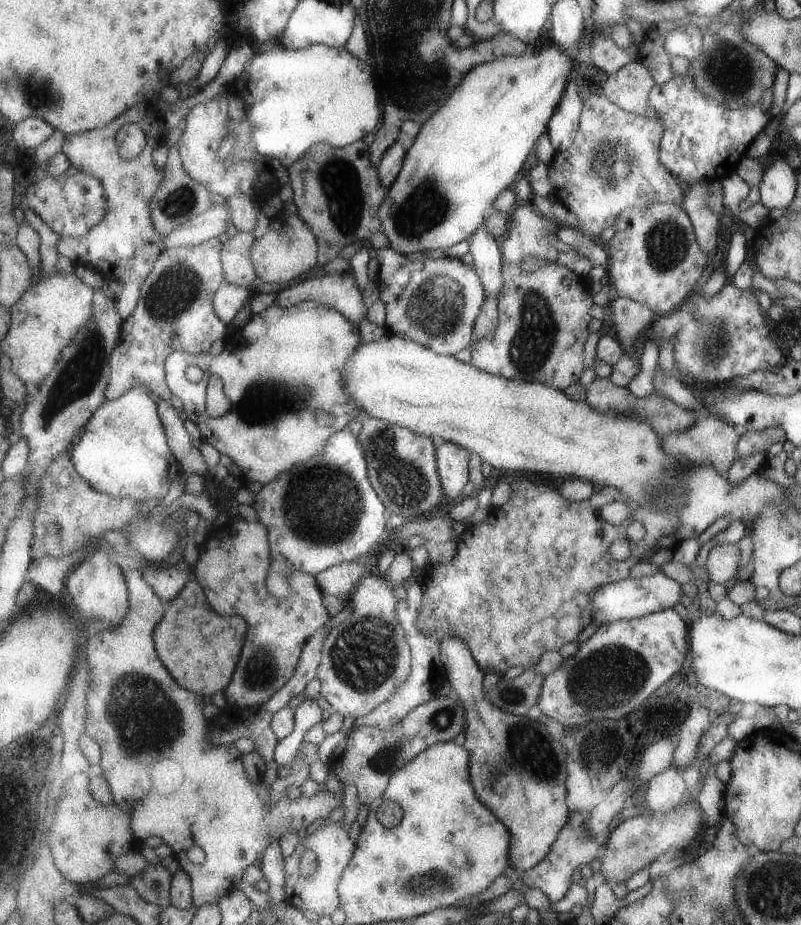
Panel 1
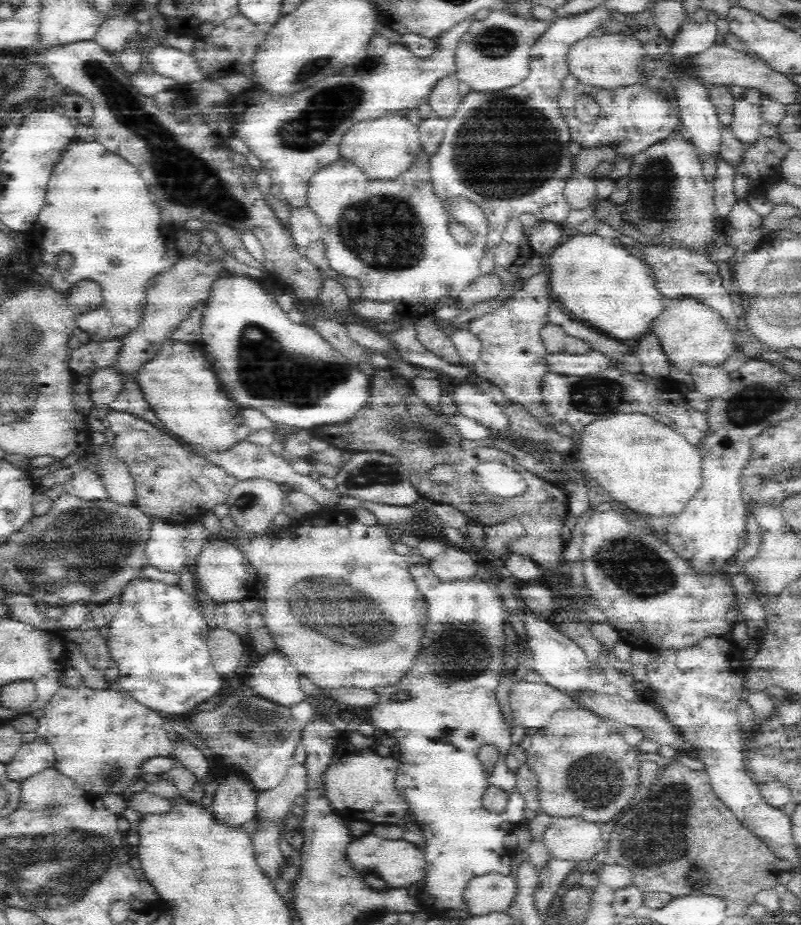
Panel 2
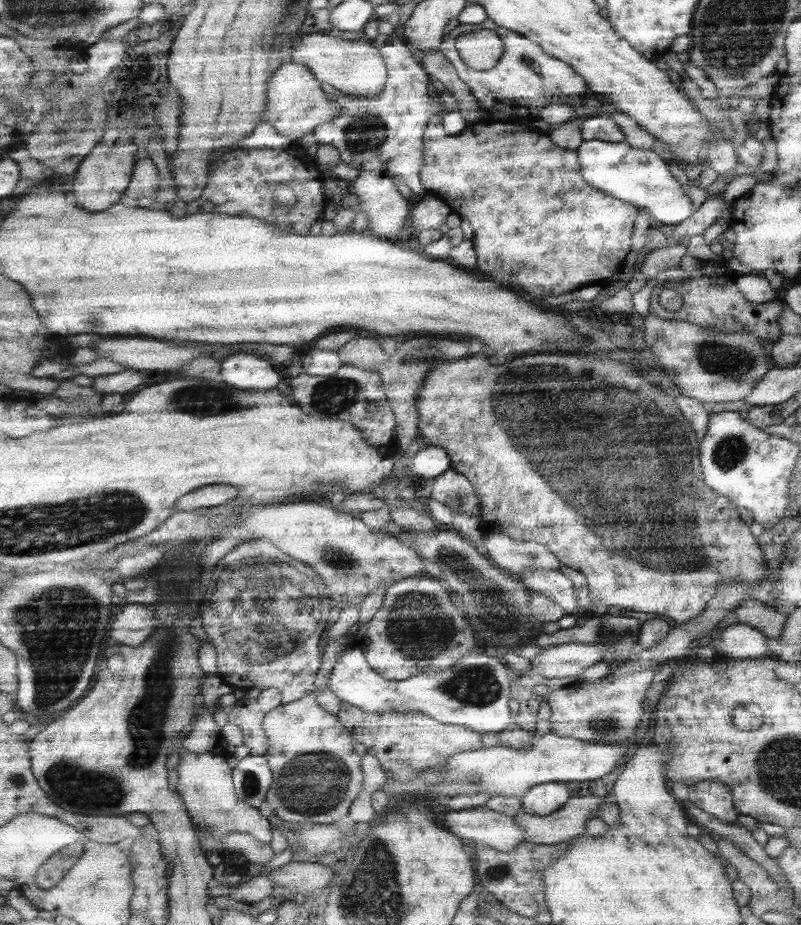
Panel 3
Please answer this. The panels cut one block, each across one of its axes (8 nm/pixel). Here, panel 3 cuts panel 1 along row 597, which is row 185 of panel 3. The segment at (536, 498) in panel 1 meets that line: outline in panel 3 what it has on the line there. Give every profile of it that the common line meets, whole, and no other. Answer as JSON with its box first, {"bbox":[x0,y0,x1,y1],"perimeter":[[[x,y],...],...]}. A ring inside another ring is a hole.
{"bbox":[423,116,639,298],"perimeter":[[[435,116],[431,120],[429,130],[427,130],[427,154],[425,154],[425,160],[427,162],[423,164],[423,186],[427,188],[427,192],[431,192],[431,196],[437,196],[439,200],[443,200],[449,208],[453,208],[453,212],[457,212],[463,218],[467,218],[469,224],[473,226],[473,234],[475,234],[473,236],[473,244],[475,244],[477,254],[479,254],[479,266],[477,266],[481,270],[479,274],[485,272],[495,282],[513,284],[513,286],[529,292],[533,298],[547,298],[551,294],[559,296],[559,294],[565,294],[565,292],[579,290],[583,286],[591,286],[595,282],[597,284],[609,284],[611,280],[621,276],[625,256],[629,256],[629,252],[633,250],[633,232],[635,232],[633,228],[635,228],[635,220],[637,220],[639,208],[629,204],[629,202],[611,198],[605,192],[595,190],[593,186],[589,186],[583,180],[583,172],[581,172],[583,166],[579,164],[579,156],[577,156],[575,150],[557,148],[551,142],[551,138],[535,134],[535,132],[513,132],[513,134],[509,134],[509,124],[477,124],[477,126],[469,126],[459,136],[451,136],[451,134],[445,132],[445,116]],[[533,174],[541,176],[543,182],[527,180]]]}

